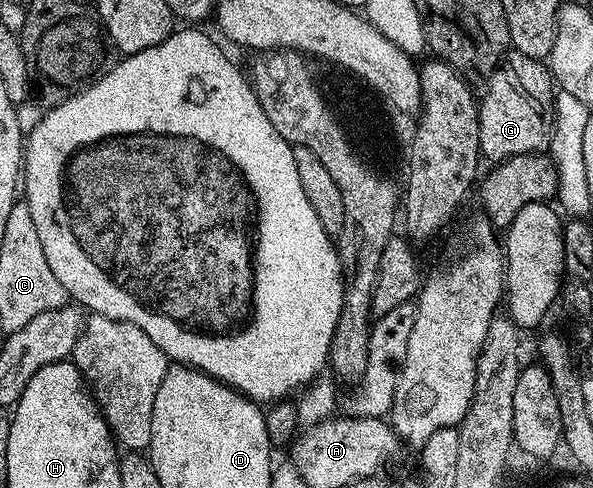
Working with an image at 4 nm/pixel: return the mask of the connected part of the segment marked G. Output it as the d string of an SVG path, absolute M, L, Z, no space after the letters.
M507 52L485 86L486 94L481 94L478 107L478 126L480 127L480 147L483 158L491 157L491 162L501 163L525 153L541 153L550 144L550 135L554 132L554 95L556 82L550 76L549 68L528 55Z

